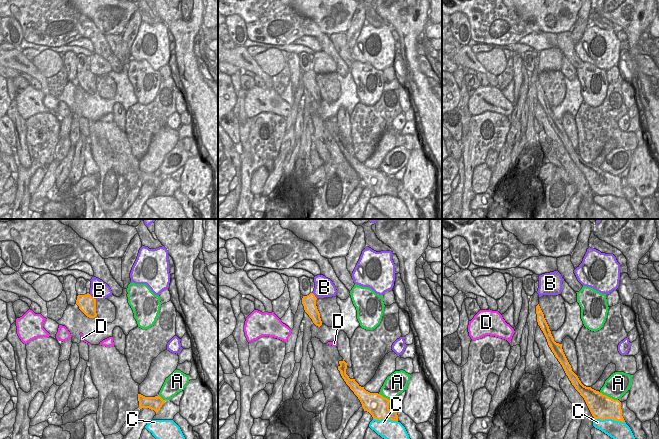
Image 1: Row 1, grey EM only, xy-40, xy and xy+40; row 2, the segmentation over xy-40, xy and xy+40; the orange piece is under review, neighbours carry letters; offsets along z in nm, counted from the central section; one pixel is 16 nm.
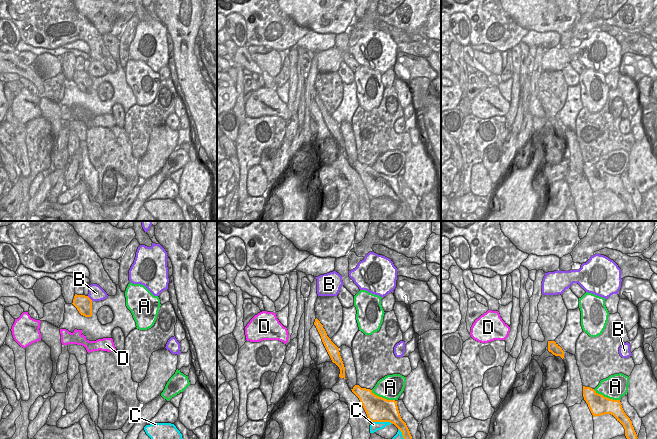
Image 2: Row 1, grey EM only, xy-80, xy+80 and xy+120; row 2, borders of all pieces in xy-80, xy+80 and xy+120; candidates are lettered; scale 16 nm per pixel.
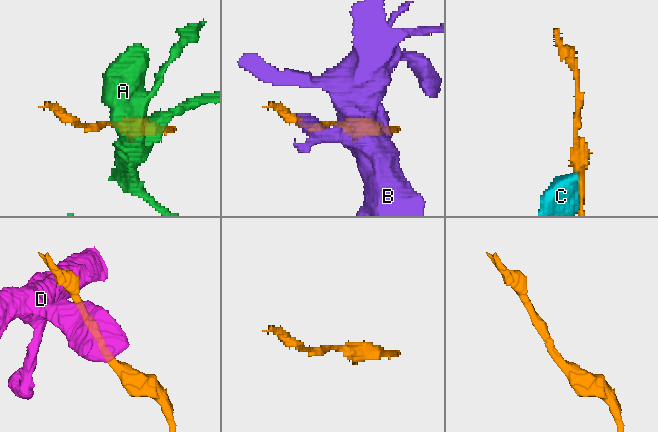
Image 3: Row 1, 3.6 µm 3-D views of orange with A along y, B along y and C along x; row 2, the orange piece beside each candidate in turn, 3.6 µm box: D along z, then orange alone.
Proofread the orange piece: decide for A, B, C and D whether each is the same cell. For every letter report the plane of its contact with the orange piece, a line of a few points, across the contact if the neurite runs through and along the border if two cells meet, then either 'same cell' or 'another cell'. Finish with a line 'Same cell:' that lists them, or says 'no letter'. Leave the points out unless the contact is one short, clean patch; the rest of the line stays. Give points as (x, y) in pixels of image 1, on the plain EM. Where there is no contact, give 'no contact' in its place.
A: contact in xy+40; another cell
B: contact in xy-40; line xy-40 (89, 70), (96, 75); another cell
C: contact in xy+40; another cell
D: no contact; another cell
Same cell: no letter

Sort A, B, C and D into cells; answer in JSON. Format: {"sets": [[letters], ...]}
{"sets": [["A"], ["B"], ["C"], ["D"]]}

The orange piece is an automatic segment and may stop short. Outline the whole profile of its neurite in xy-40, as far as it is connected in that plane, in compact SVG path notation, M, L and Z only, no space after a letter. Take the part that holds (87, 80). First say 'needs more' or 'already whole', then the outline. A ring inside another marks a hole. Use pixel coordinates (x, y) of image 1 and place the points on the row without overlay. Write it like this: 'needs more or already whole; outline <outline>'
already whole; outline M89 69L85 71L78 71L76 80L87 93L95 94L97 92L96 75L94 75Z

